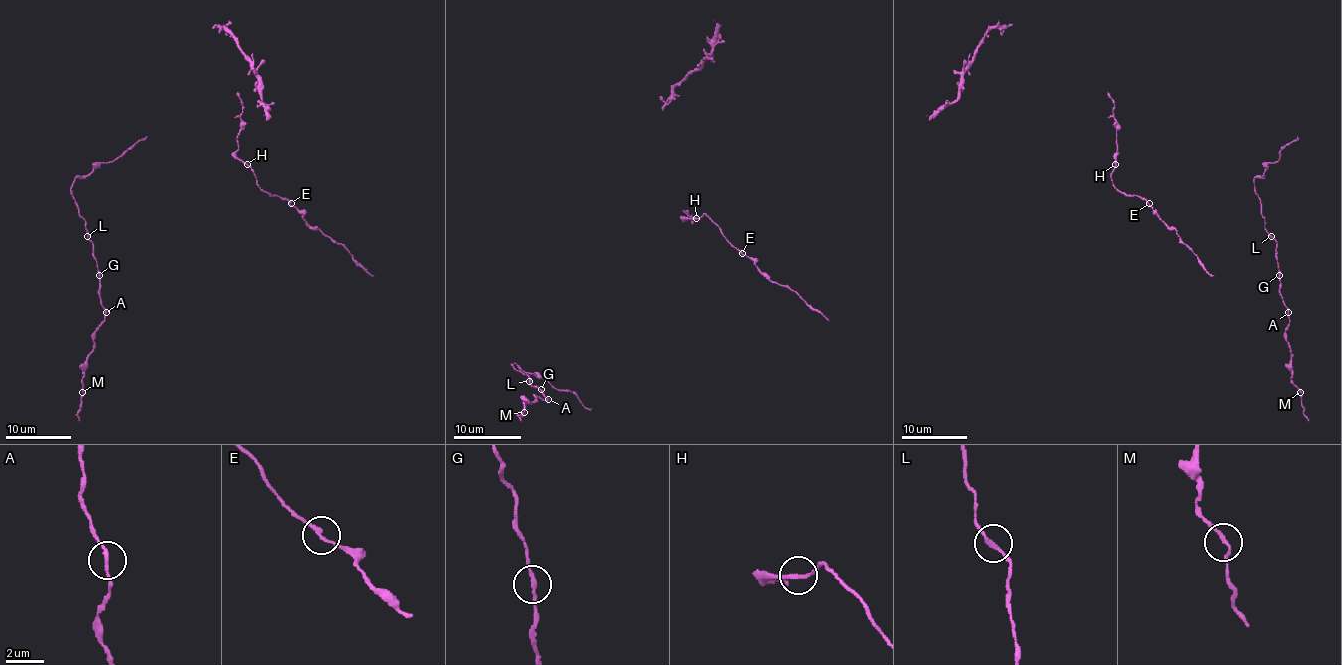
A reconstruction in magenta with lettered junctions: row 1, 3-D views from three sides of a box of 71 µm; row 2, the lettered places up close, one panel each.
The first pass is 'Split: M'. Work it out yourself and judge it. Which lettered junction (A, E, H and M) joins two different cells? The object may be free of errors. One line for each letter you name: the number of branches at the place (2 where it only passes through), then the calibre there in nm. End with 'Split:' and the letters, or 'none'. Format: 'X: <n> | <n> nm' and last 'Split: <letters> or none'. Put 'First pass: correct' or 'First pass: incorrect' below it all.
Split: none
First pass: incorrect

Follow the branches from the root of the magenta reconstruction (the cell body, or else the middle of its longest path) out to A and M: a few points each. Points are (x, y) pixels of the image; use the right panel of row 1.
A: (1281, 149), (1281, 157), (1254, 179), (1254, 193), (1264, 229), (1276, 242), (1281, 297), (1289, 312)
M: (1281, 149), (1254, 179), (1254, 193), (1276, 242), (1289, 312), (1290, 382), (1300, 392)

